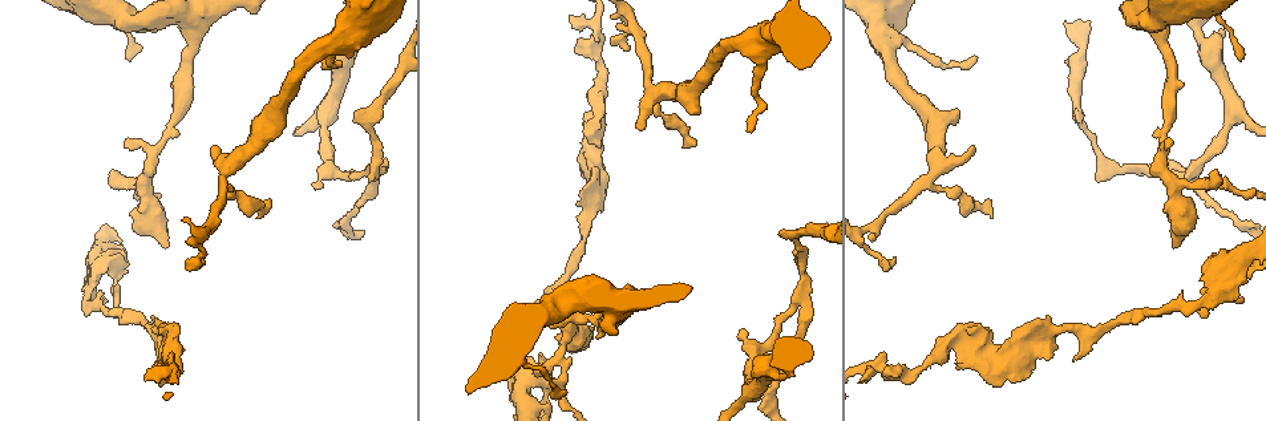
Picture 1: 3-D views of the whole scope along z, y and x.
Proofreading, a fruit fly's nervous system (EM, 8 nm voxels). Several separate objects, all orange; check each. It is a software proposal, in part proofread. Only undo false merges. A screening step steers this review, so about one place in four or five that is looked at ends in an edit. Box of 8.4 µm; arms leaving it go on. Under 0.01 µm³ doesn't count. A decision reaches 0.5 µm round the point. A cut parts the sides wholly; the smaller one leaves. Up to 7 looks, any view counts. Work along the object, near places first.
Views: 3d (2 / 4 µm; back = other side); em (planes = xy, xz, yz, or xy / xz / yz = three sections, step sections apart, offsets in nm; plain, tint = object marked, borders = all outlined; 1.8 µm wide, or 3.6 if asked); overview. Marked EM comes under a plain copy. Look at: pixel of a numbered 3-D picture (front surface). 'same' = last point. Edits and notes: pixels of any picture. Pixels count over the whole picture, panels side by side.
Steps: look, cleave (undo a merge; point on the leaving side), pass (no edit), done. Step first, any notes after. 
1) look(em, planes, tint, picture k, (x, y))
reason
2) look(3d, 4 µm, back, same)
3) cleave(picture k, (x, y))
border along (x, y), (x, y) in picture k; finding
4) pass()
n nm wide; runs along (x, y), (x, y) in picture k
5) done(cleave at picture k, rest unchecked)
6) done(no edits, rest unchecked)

look(3d, 2 µm, picture 1, (799, 300))
a narrow waist

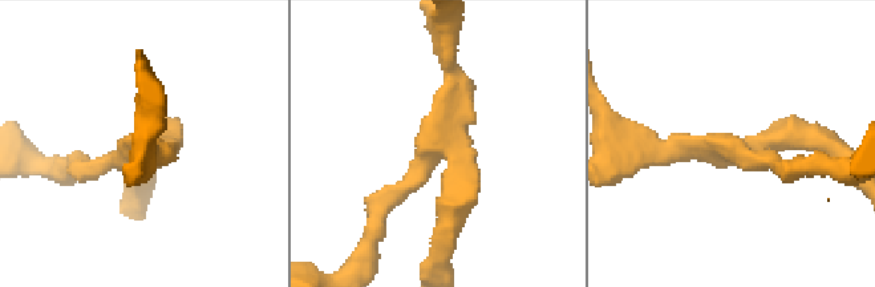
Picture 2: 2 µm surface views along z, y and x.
look(em, planes, tint, picture 2, (439, 146))
3 arms; arms of 160, 160, 180 nm

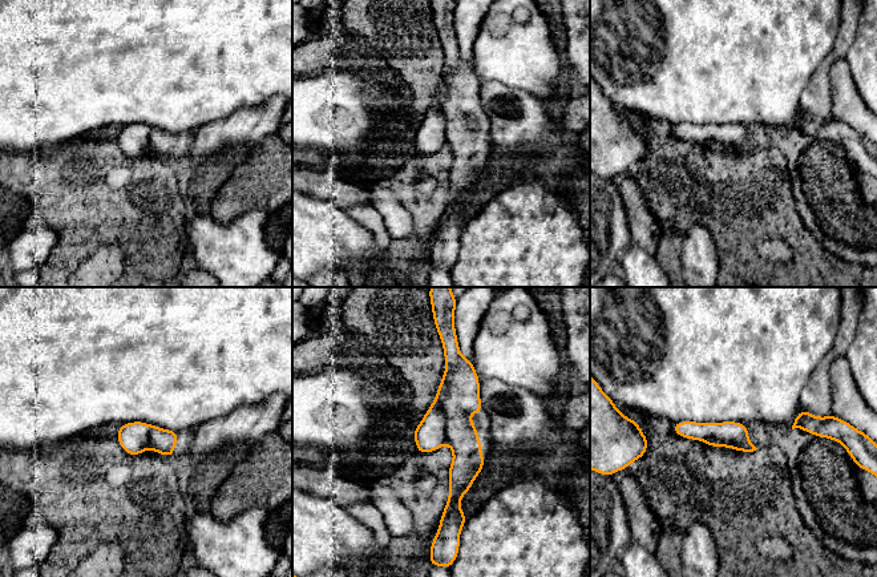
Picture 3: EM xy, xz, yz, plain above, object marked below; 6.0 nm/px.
cleave(picture 3, (463, 398))
the part that leaves runs along (448, 356), (460, 368), (461, 477), (445, 516) in picture 3; two neurons meet here

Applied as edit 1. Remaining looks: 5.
look(em, planes, tint, picture 1, (928, 179))
thick turns thin

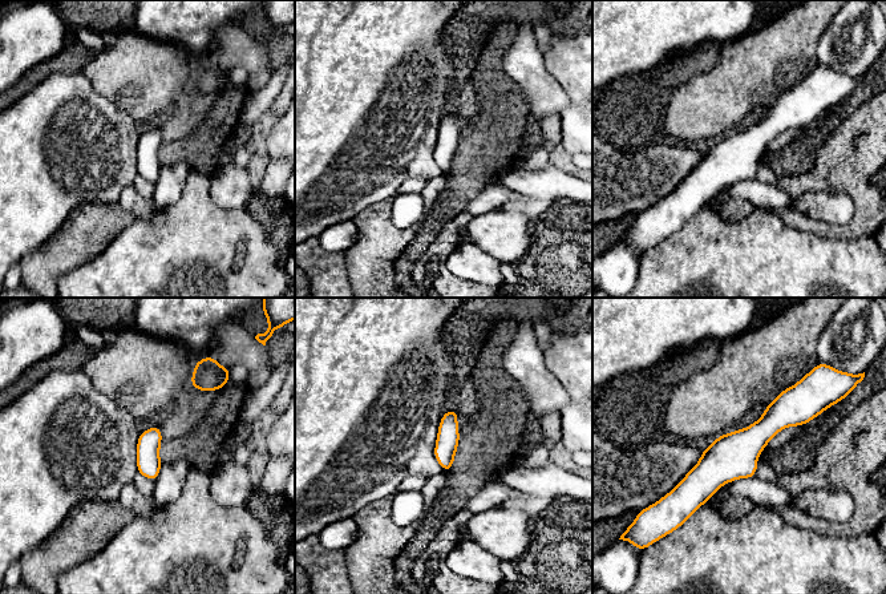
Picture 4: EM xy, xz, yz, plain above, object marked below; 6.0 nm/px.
pass()
runs along (809, 405), (781, 412), (676, 492) in picture 4; one neuron here

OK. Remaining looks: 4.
look(em, xy, step 16, tint, picture 1, (1089, 331))
thin neck

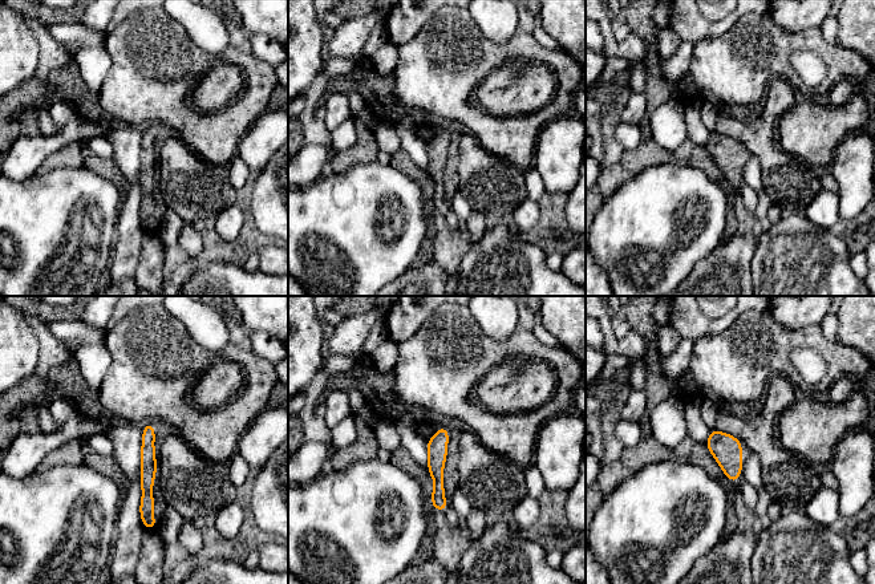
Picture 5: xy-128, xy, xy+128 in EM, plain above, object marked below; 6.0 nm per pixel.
look(em, planes, tint, same)
another direction

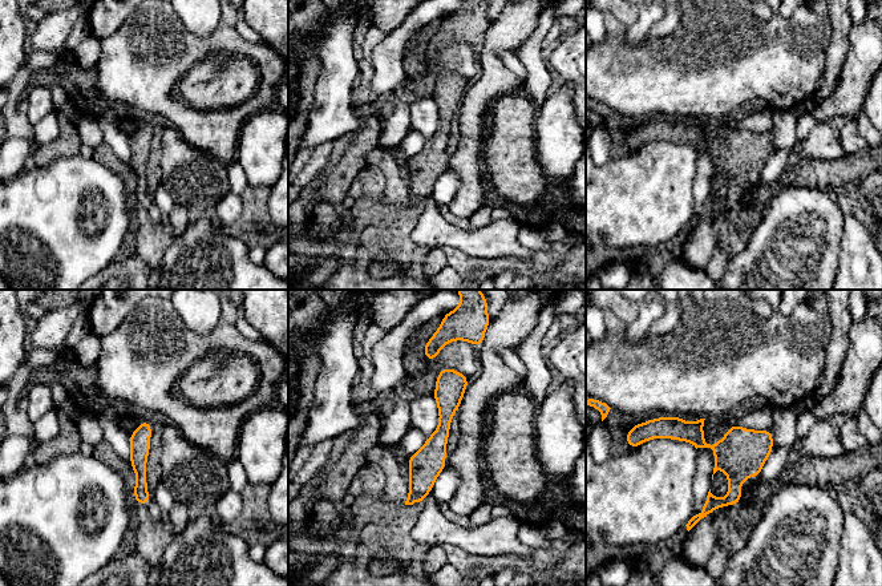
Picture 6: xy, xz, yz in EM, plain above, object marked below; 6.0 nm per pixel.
pass()
130 nm wide; continuous, no second neuron

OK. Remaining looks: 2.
done(cleave at picture 3, rest unchecked)

